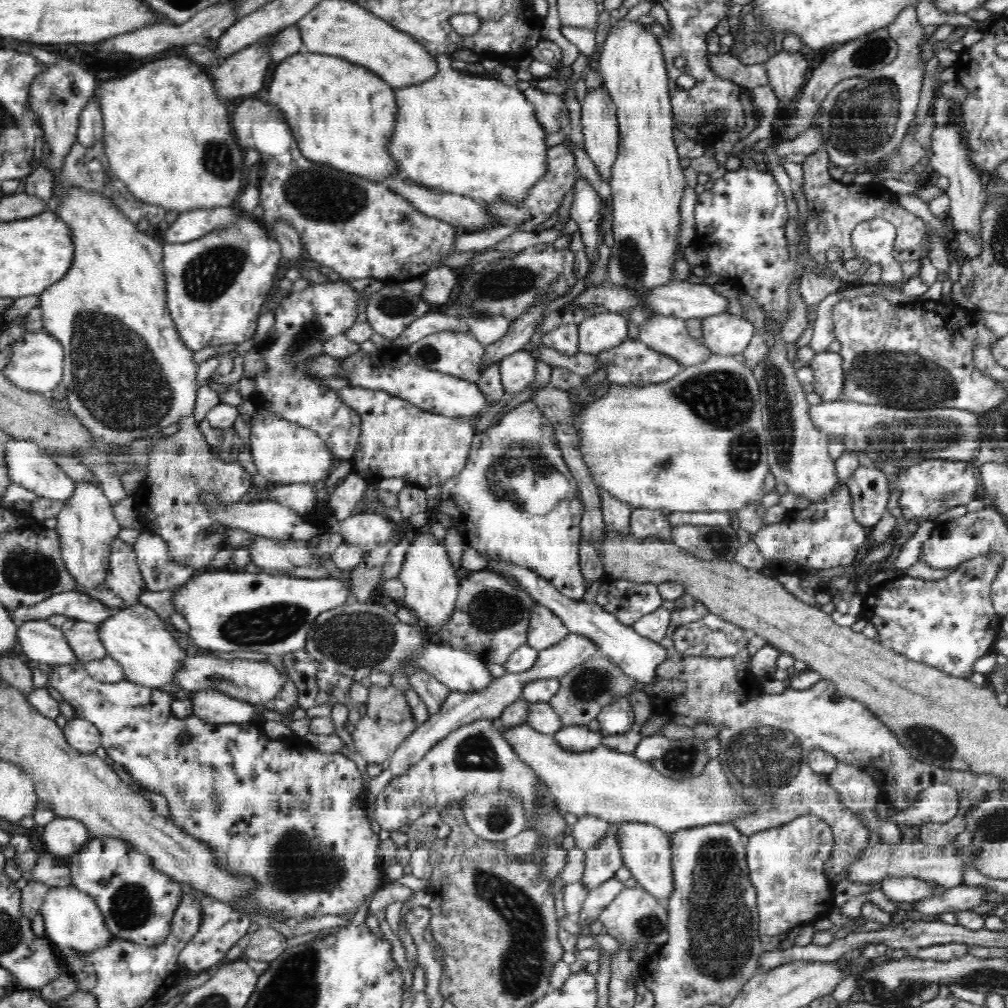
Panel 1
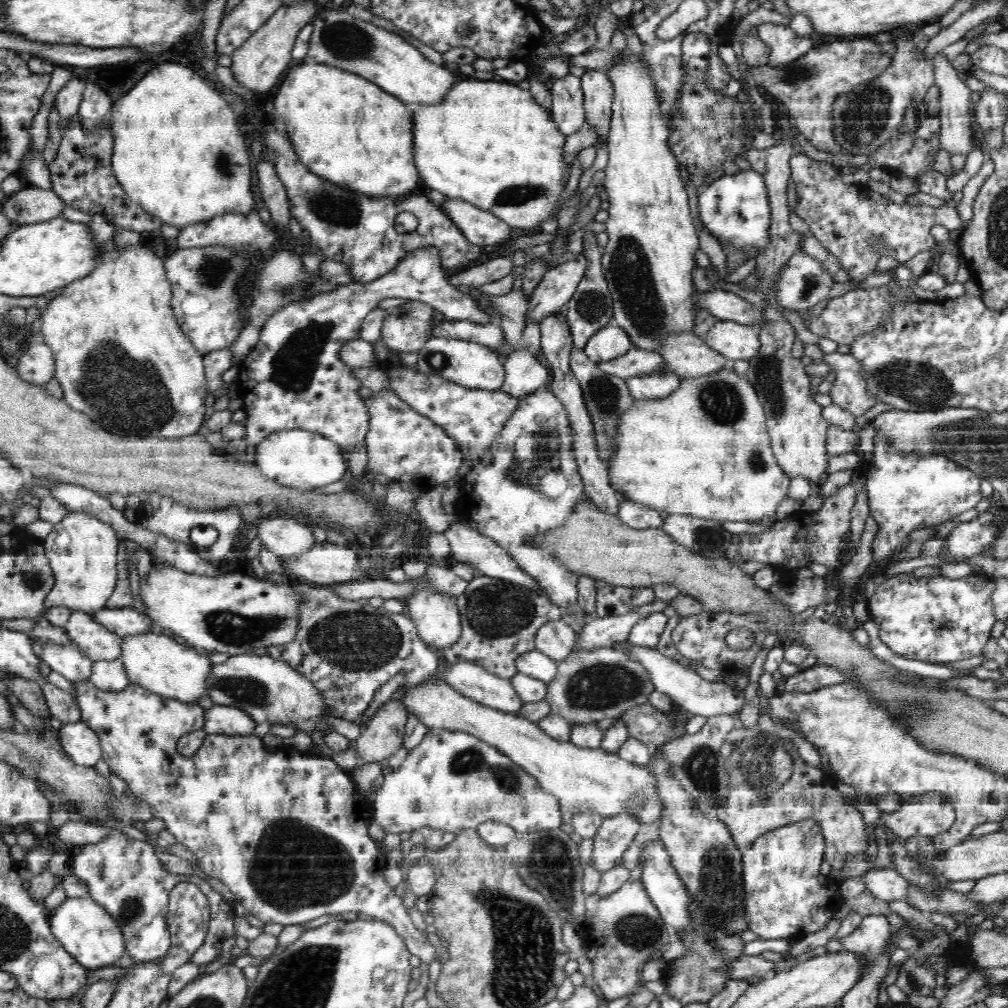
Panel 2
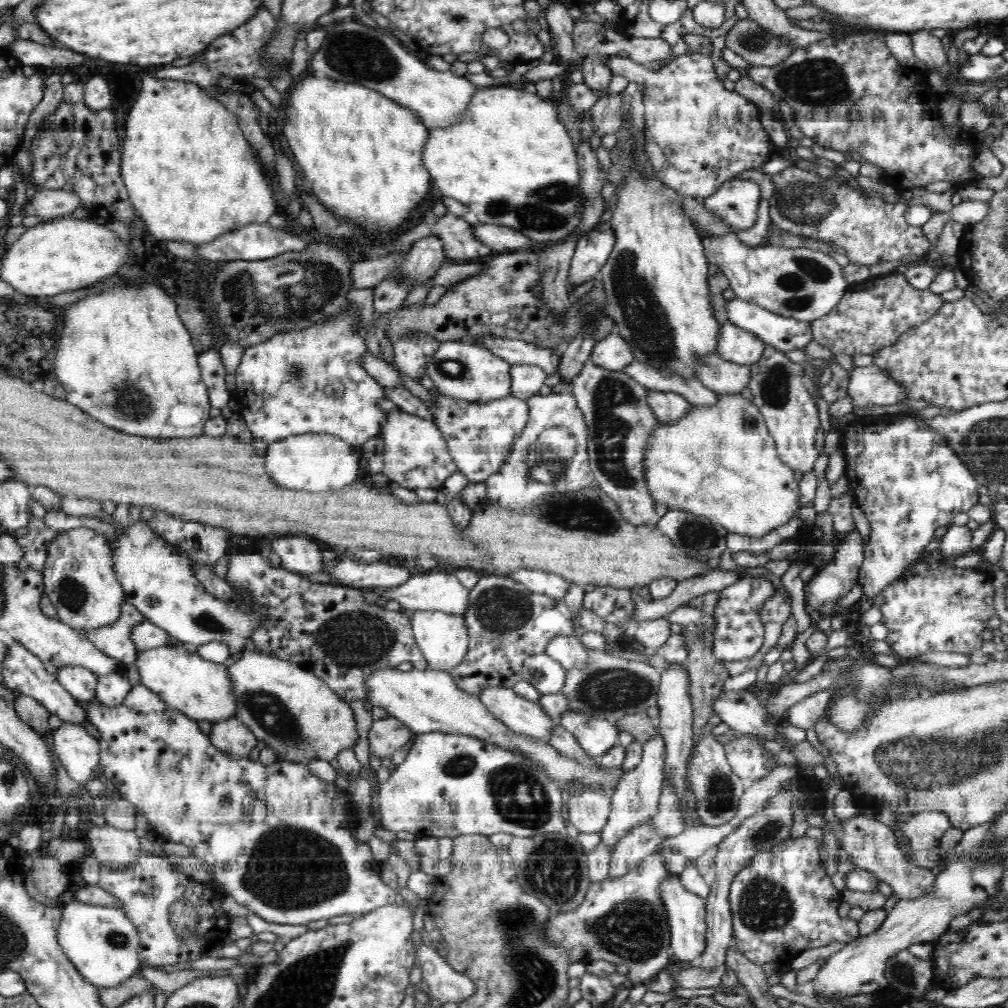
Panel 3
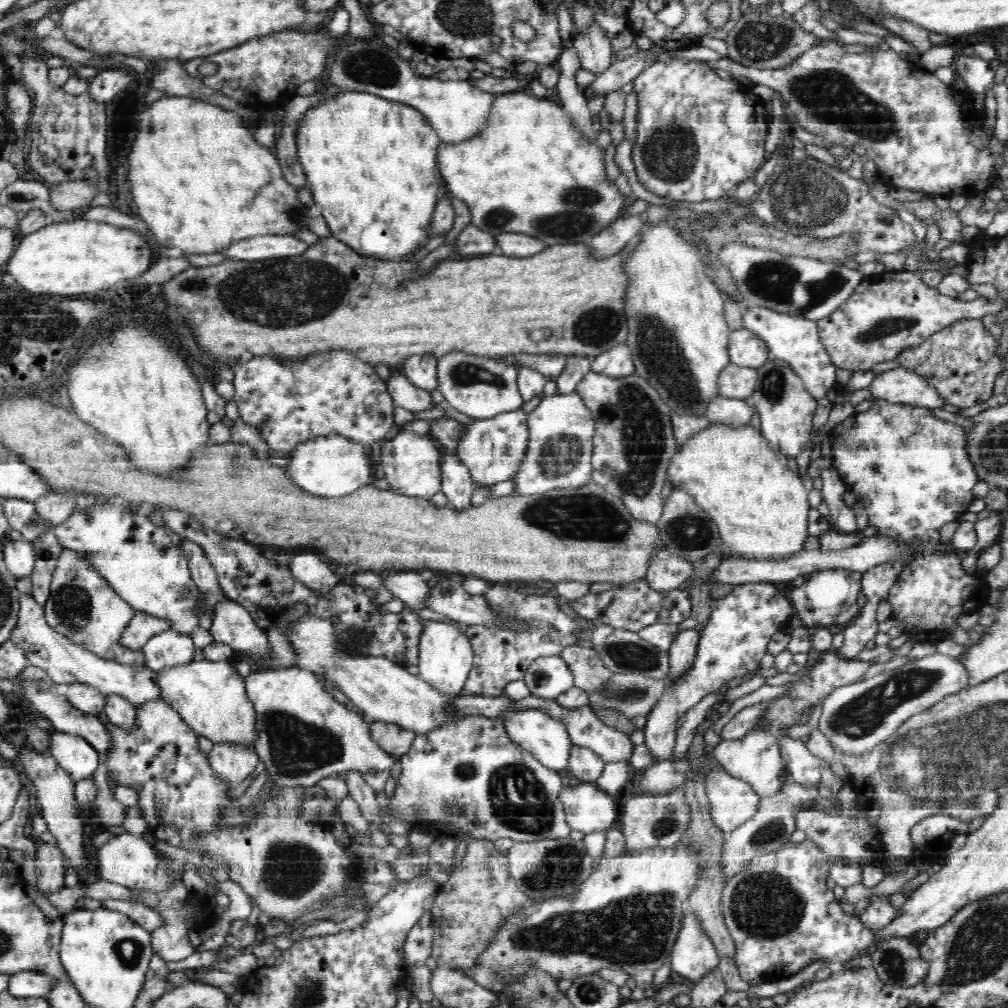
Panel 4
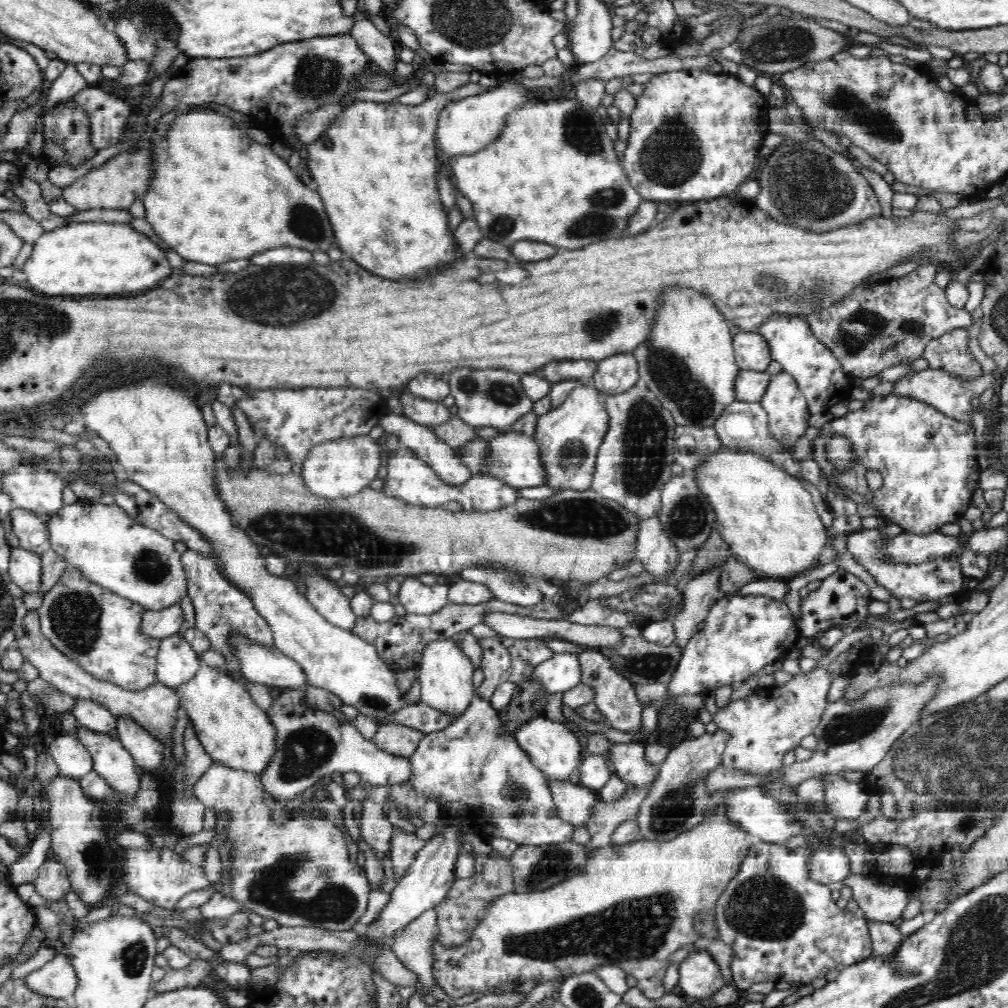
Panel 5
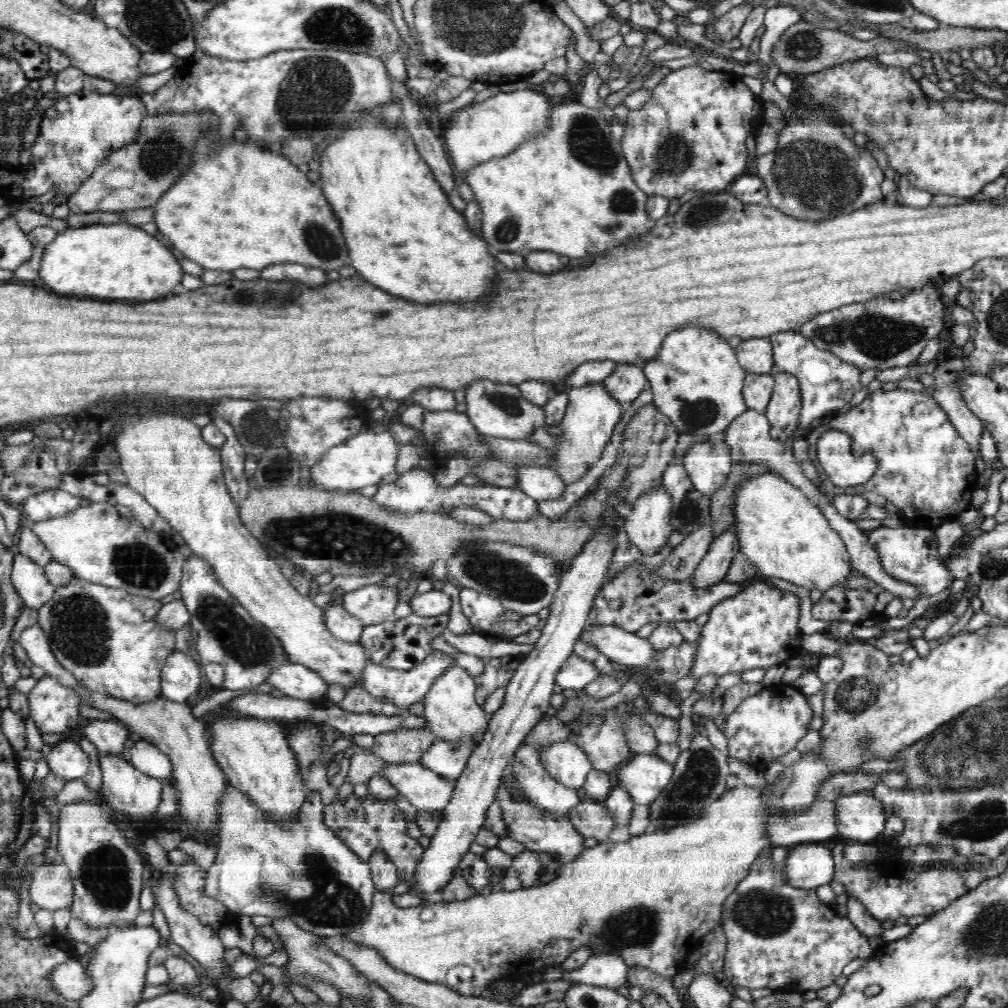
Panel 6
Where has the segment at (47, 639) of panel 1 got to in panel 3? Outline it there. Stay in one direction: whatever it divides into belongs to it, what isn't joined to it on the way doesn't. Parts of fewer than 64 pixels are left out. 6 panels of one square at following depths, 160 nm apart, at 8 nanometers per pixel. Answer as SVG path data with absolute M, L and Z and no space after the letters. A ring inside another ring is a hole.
M62 666L56 675L60 684L78 701L88 702L96 697L98 676L89 668Z

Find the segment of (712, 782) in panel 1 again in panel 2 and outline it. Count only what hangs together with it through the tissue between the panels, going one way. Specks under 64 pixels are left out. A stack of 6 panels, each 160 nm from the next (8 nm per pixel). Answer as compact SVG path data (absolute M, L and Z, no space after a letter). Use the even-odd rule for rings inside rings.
M440 657L436 680L428 686L412 688L406 683L401 704L429 730L442 729L474 733L480 740L503 752L529 775L534 776L541 788L559 801L561 818L571 824L575 814L596 812L605 819L612 816L632 815L640 824L656 824L663 820L665 806L659 794L659 778L646 764L632 764L618 753L602 748L580 748L571 742L554 740L537 723L500 709L490 708L452 690L444 682L443 668L447 663Z

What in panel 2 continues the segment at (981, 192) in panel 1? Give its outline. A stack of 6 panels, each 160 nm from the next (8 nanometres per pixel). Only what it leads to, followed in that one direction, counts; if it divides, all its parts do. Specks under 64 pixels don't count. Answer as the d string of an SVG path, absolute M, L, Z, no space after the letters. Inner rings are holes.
M939 52L933 56L933 71L935 74L935 84L940 90L940 112L939 119L941 122L941 129L938 133L939 144L941 148L947 150L952 156L953 154L968 153L974 148L971 138L974 135L972 131L972 111L971 99L972 91L966 82L960 79L960 72L952 67L952 63L946 59L944 53Z

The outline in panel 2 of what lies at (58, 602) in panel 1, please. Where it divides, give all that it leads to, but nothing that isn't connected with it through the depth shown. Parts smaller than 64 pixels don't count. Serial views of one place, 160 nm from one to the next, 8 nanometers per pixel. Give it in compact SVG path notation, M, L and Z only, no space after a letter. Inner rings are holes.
M133 606L93 609L89 614L118 637L125 636L126 633L144 633L149 631L152 624L150 617L138 612Z

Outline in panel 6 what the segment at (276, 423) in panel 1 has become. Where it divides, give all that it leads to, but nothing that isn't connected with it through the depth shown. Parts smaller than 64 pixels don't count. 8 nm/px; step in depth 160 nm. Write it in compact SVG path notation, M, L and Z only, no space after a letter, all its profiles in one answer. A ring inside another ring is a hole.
M368 430L360 431L343 444L338 444L328 450L312 467L310 478L319 488L326 491L348 493L358 488L378 484L383 478L395 472L399 458L399 443L390 431Z

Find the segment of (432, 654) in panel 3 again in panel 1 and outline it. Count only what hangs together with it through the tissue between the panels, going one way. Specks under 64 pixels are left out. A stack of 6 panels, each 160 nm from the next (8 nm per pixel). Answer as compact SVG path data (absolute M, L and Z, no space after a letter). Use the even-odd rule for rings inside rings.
M430 534L416 536L414 544L410 546L410 550L406 554L406 560L403 560L398 578L406 587L403 606L409 608L418 618L419 626L432 628L434 632L440 633L441 626L453 612L453 606L456 604L459 594L460 580L456 576L456 572L457 570L454 570L450 564L450 559L442 544L438 544L438 541Z

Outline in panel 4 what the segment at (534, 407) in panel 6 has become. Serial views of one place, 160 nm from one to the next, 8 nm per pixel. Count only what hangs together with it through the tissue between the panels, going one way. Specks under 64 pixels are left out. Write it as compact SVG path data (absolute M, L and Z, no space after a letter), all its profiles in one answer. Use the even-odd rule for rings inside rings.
M450 352L444 358L437 360L437 390L443 394L448 406L463 412L466 416L484 420L485 417L494 417L497 413L508 409L521 408L525 400L517 386L519 367L511 361L501 360L495 357L474 356L464 352Z

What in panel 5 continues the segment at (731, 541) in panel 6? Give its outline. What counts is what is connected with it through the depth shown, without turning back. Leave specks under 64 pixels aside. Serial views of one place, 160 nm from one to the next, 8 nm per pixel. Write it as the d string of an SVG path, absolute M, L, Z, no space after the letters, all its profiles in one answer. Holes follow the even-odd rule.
M712 567L690 577L682 586L684 606L673 619L676 631L676 646L684 650L687 642L698 631L698 624L704 622L710 607L725 594L720 591L721 567Z

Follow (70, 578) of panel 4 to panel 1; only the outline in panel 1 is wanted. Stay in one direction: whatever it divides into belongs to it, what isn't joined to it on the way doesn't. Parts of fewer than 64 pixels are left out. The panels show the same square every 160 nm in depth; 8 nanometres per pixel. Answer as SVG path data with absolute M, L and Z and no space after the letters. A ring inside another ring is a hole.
M75 484L72 496L63 504L56 517L56 529L62 535L62 555L68 571L76 577L81 590L92 590L104 582L107 573L107 553L110 542L118 536L120 525L112 510L112 504L102 488L90 484Z

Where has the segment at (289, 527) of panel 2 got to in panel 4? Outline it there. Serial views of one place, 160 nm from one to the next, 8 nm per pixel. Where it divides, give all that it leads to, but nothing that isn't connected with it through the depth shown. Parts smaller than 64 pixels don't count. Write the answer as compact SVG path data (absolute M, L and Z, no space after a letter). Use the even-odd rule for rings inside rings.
M314 551L289 558L287 565L296 580L308 586L308 589L317 590L324 595L328 594L334 586L343 582L335 572L332 563L322 562L318 558L318 553Z

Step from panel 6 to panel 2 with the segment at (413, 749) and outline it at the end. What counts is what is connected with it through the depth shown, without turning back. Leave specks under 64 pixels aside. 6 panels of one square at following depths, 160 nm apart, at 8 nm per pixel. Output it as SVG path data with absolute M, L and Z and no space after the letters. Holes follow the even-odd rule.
M388 702L368 724L368 730L357 738L357 752L363 761L382 761L402 747L407 720L408 713L403 704Z

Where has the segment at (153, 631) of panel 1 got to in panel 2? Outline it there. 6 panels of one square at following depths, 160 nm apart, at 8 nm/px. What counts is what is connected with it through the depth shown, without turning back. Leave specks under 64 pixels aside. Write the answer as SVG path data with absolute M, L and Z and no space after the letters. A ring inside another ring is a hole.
M151 631L126 633L119 638L121 660L130 683L147 688L161 696L183 701L184 704L198 704L200 698L208 696L205 678L208 677L212 661L208 654L197 648L187 646L177 637L158 635Z

